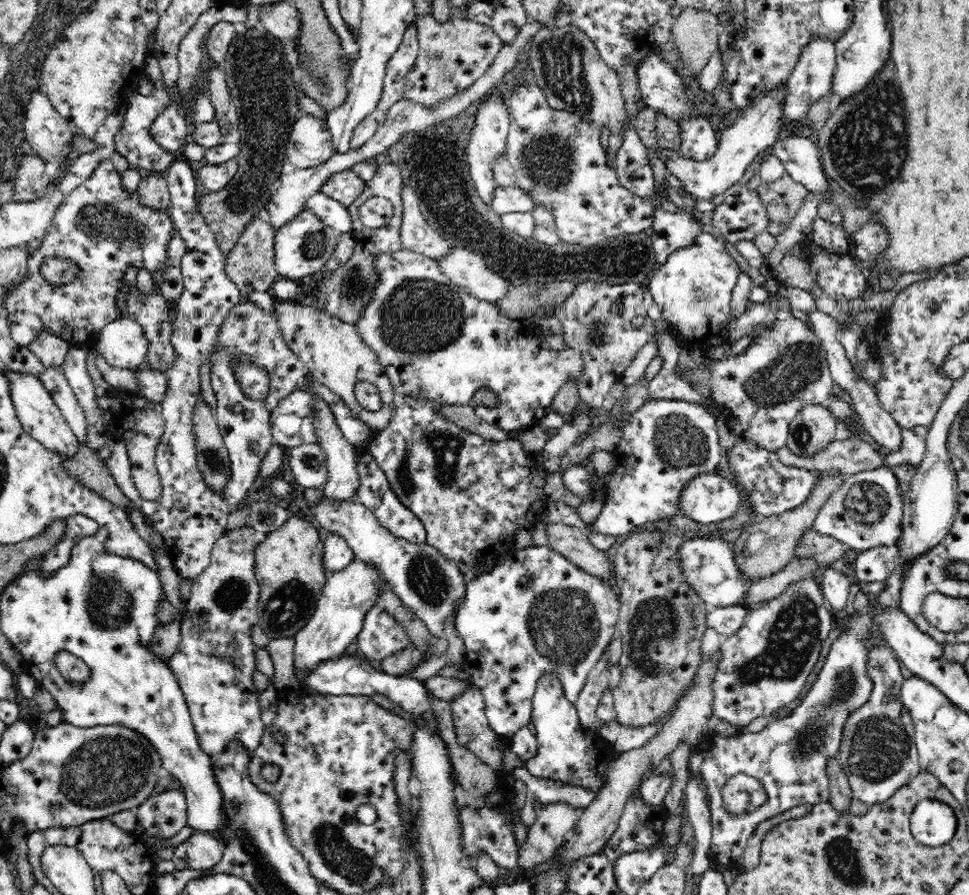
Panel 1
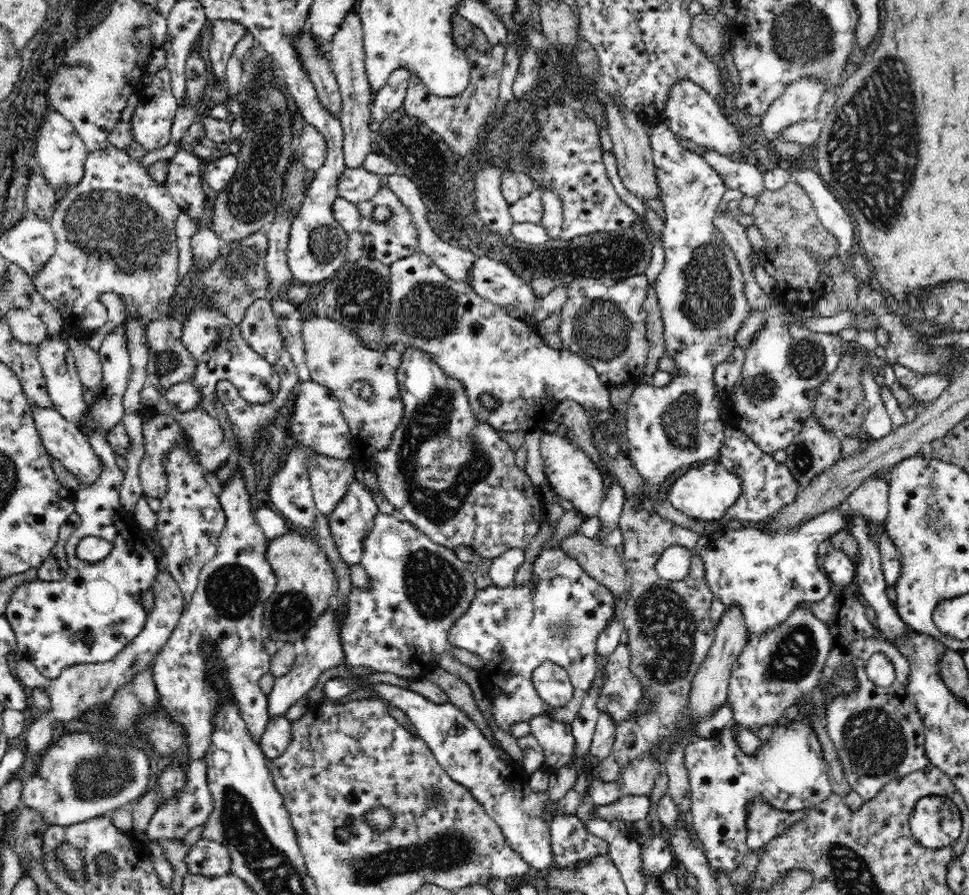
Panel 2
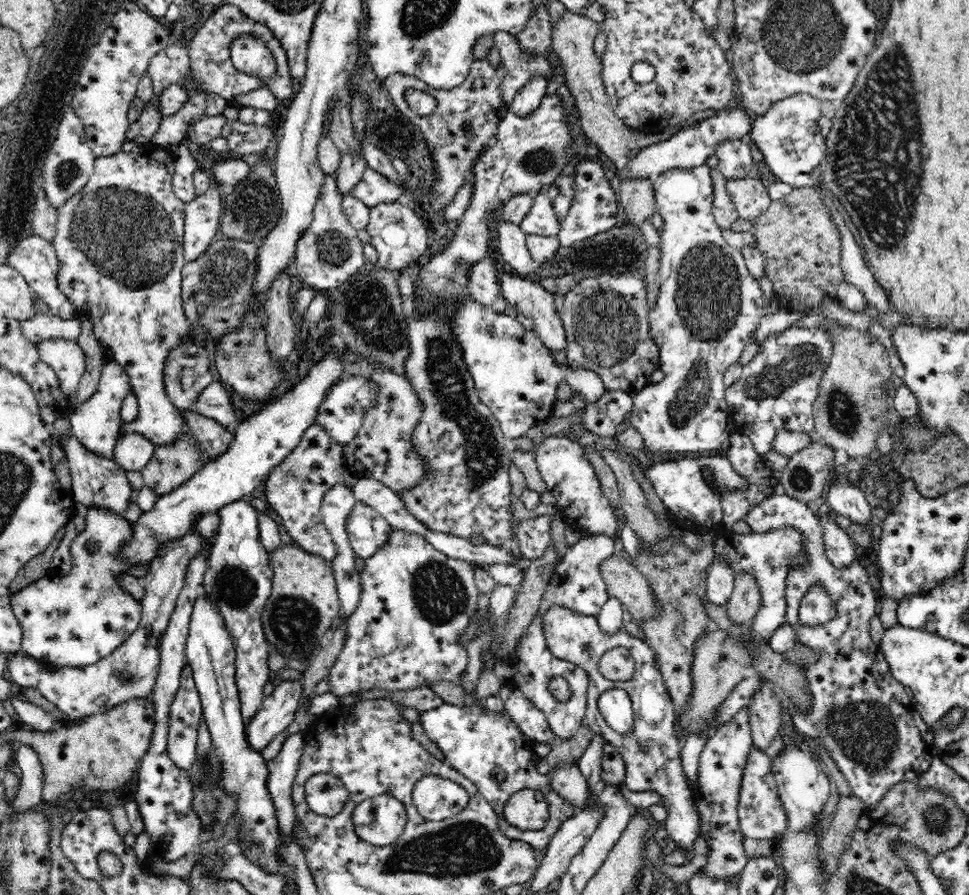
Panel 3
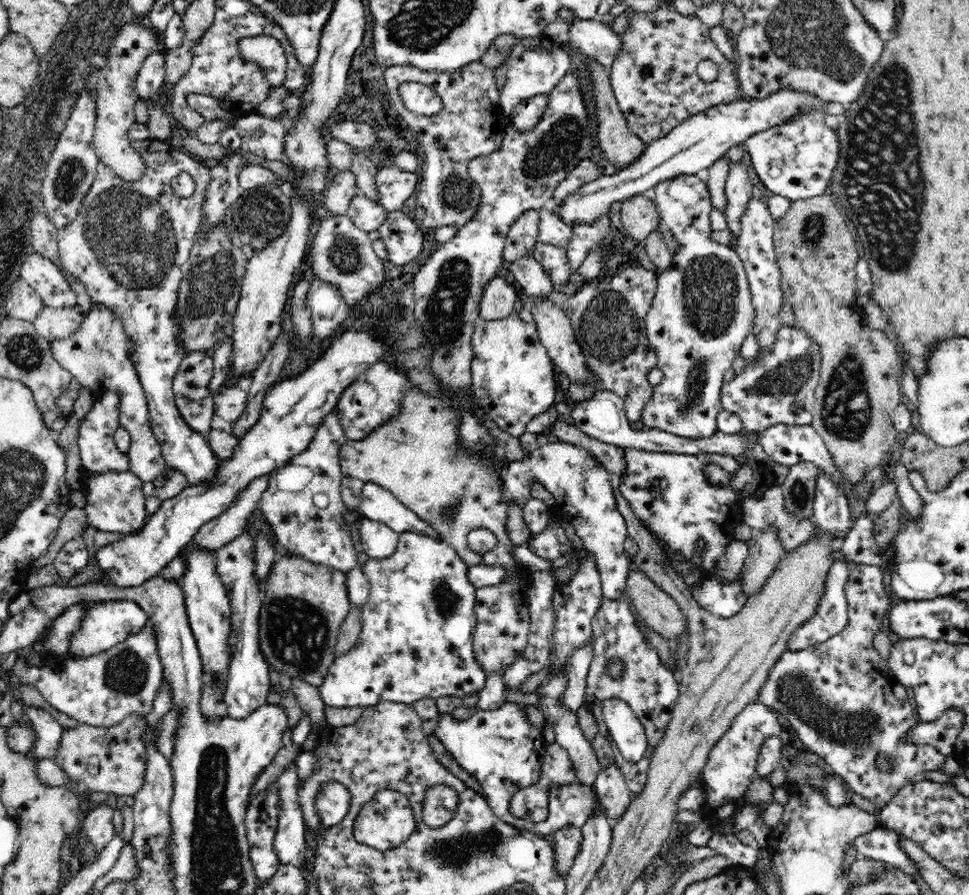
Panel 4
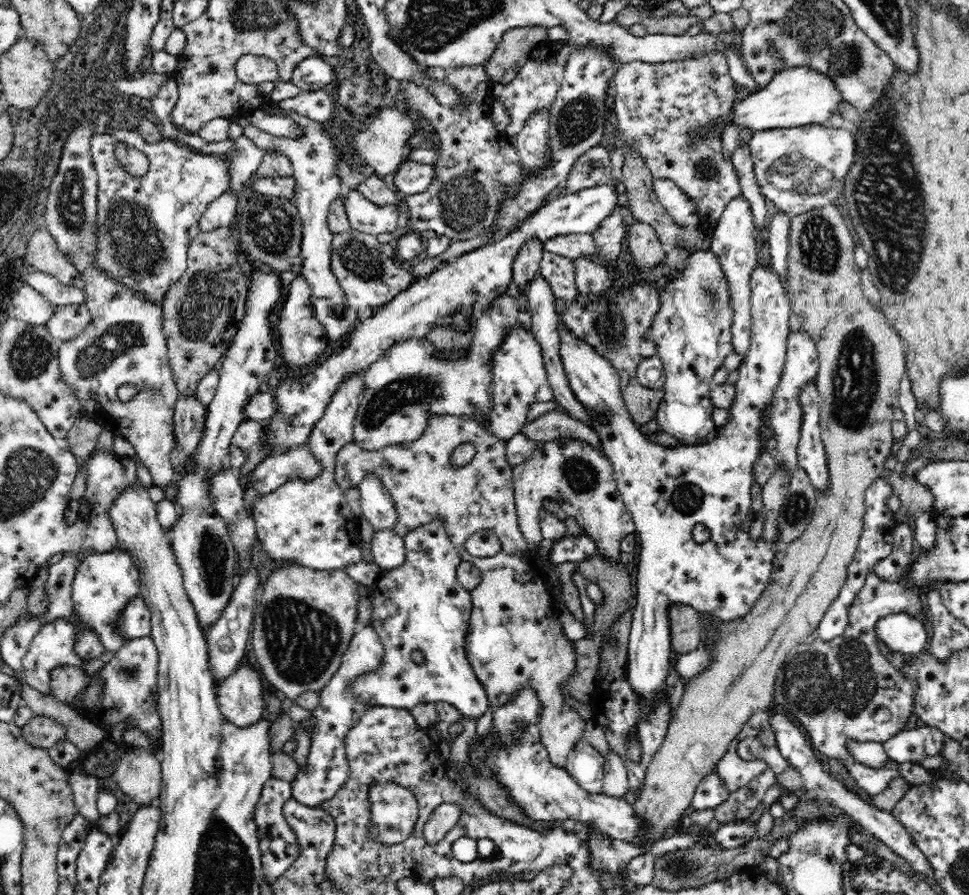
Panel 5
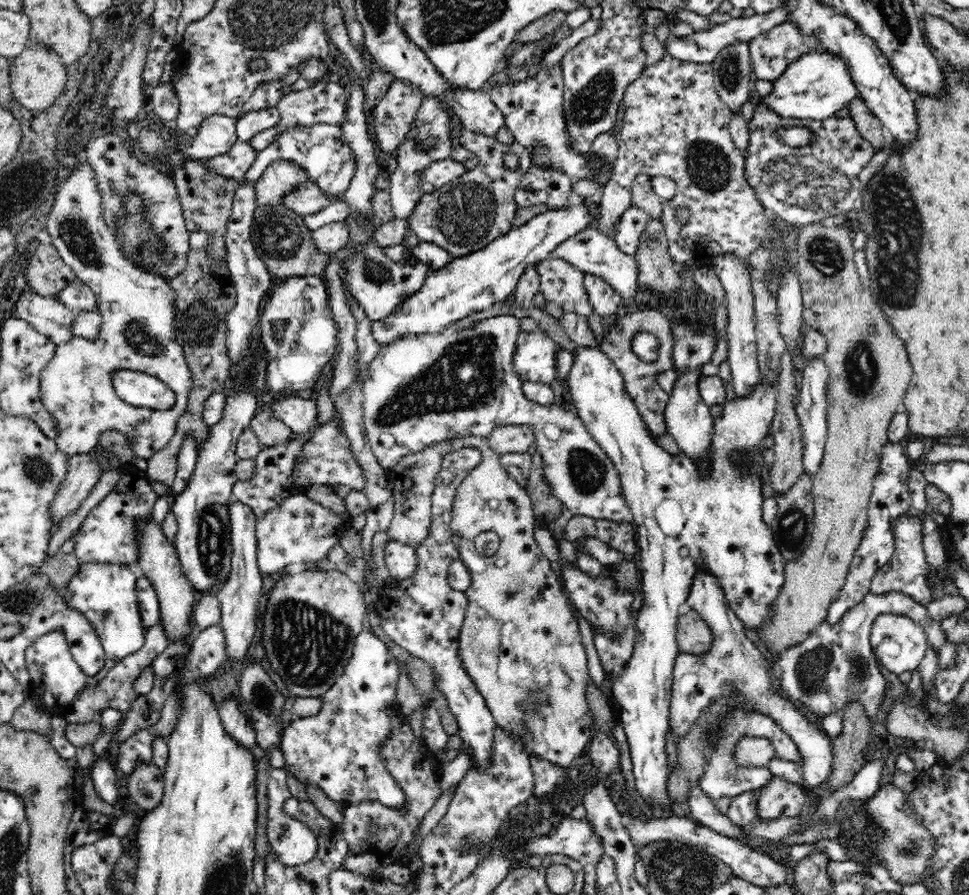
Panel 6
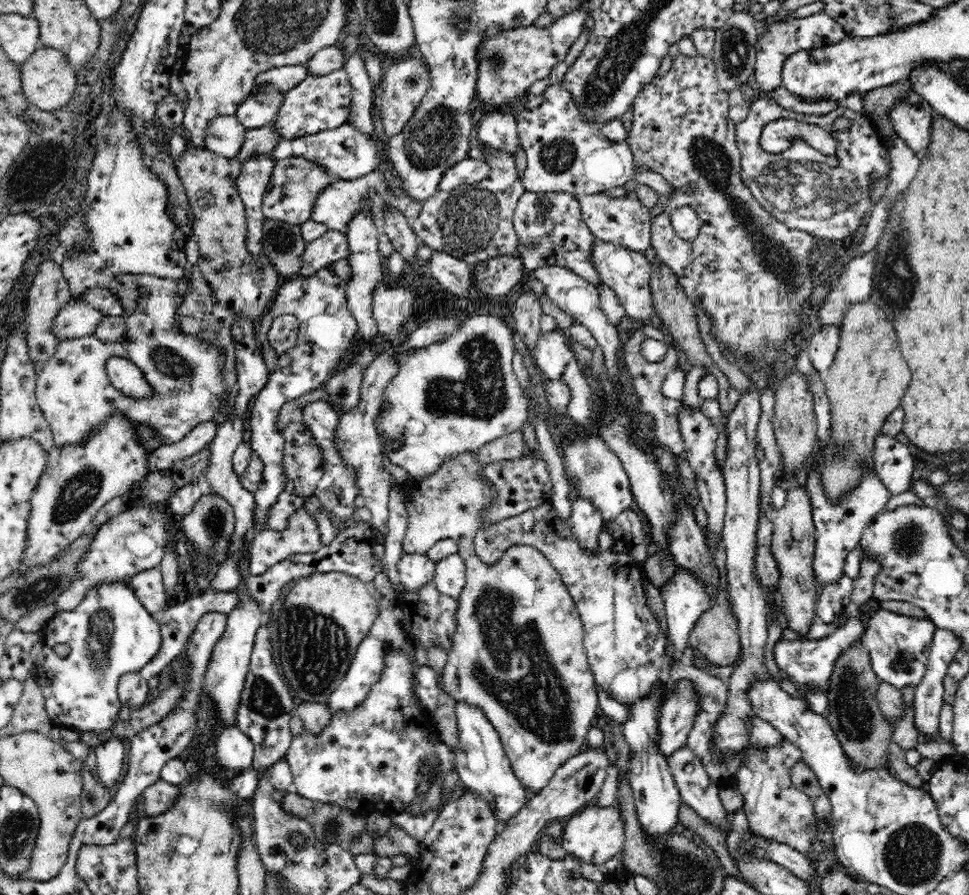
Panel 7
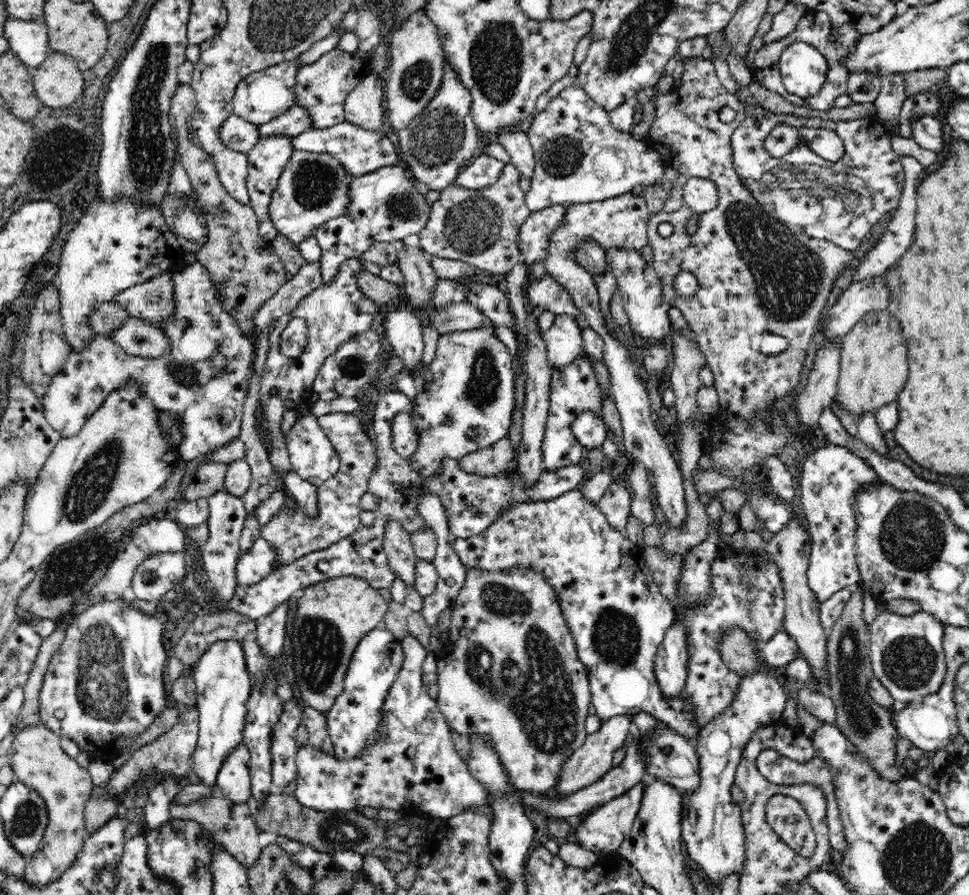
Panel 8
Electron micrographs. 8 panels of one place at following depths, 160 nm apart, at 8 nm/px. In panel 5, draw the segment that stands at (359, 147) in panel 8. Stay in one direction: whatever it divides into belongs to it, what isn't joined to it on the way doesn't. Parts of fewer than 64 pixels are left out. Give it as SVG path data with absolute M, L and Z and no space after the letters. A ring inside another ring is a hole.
M266 105L263 108L270 115L278 114L292 118L302 127L302 134L298 138L286 138L274 136L262 132L259 128L252 126L246 118L233 118L228 121L238 121L243 127L243 134L254 141L264 152L280 151L288 156L293 166L293 203L298 209L302 225L302 242L300 248L300 276L304 277L312 291L312 308L316 320L324 328L325 336L329 340L343 339L345 335L353 331L354 324L358 320L356 310L353 309L345 297L344 291L337 284L336 277L329 268L329 256L332 254L332 231L327 223L330 204L345 190L342 180L335 175L336 166L340 161L338 146L324 130L321 123L310 120L308 116L296 114L292 110L282 110L278 106ZM232 191L222 193L212 201L199 220L199 232L210 232L222 227L228 227L237 216L238 196Z

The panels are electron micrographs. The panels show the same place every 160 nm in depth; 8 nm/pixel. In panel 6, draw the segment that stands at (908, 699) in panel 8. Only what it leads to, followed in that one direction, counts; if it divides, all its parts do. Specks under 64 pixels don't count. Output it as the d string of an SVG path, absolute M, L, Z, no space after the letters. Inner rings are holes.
M880 614L871 626L870 642L880 664L890 672L899 675L902 672L914 672L924 658L928 641L924 627L906 616Z

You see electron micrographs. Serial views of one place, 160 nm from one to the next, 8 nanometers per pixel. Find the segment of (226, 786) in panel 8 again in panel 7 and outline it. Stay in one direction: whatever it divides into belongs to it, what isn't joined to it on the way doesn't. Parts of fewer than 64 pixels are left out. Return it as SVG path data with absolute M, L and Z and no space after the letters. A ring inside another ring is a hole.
M232 723L222 727L216 739L216 758L223 769L239 775L251 768L255 745L242 730Z

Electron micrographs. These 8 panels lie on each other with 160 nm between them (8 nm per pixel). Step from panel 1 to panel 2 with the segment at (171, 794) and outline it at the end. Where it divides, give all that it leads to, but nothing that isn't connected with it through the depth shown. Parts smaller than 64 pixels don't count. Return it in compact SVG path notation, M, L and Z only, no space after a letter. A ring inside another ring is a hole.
M200 758L193 761L188 766L186 773L186 784L182 786L180 794L176 794L170 800L164 800L158 810L152 815L149 826L145 833L151 841L160 841L162 839L168 840L182 840L190 830L197 826L201 826L208 821L210 813L212 812L214 801L212 793L208 788L208 779L206 779L206 764L205 759Z

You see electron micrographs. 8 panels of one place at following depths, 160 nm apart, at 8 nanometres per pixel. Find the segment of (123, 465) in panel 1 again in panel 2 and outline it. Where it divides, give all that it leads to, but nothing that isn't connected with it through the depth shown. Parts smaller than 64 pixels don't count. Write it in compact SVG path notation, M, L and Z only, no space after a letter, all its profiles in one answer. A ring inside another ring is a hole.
M142 496L138 500L136 508L134 508L133 520L141 533L145 530L153 538L153 542L157 546L157 560L164 562L164 564L160 563L157 565L158 576L154 586L152 586L154 605L152 606L152 610L147 614L147 625L144 626L144 630L140 632L139 636L130 642L114 660L107 663L66 666L60 673L60 676L54 680L47 680L42 677L40 671L30 661L26 661L20 657L12 661L15 677L21 681L21 684L32 689L43 688L51 700L48 713L43 714L42 718L33 722L23 731L22 744L25 745L29 760L34 758L34 756L38 756L40 752L44 752L52 744L54 738L52 738L50 722L57 720L68 722L76 718L81 711L84 711L94 703L104 703L106 699L112 698L112 694L130 684L133 681L132 678L136 678L146 668L150 668L150 662L155 660L159 651L162 650L162 647L166 644L168 638L170 638L172 631L177 628L179 618L184 610L184 599L180 587L173 580L170 571L168 571L164 545L160 544L160 537L157 536L156 532L155 514L145 501L145 497Z

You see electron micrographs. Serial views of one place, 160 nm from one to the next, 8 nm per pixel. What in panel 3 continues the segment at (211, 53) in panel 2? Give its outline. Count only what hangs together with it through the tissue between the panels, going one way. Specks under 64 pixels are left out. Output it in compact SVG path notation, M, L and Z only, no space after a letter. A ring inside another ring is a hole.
M232 5L216 9L212 16L197 30L188 47L191 64L191 72L189 74L190 84L194 84L196 86L195 90L199 90L200 92L222 96L222 98L226 99L229 106L235 106L232 102L234 102L236 96L252 92L260 88L264 83L268 85L274 96L280 100L288 99L294 94L293 78L289 76L288 72L288 61L285 60L284 49L278 44L276 37L272 36L272 32L269 32L268 28L265 28L264 25L256 21L250 21L240 10L234 8ZM241 34L256 35L256 37L266 43L266 46L274 54L277 69L276 74L270 80L260 80L255 76L240 72L233 65L231 61L231 44Z

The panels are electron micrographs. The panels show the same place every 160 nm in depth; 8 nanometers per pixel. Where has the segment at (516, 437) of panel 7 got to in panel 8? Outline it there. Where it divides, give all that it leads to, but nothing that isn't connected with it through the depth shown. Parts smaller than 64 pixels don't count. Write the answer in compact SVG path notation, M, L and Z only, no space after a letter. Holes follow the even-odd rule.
M508 436L491 444L488 448L467 454L458 460L460 468L468 474L480 477L494 477L514 465L516 461L516 444Z

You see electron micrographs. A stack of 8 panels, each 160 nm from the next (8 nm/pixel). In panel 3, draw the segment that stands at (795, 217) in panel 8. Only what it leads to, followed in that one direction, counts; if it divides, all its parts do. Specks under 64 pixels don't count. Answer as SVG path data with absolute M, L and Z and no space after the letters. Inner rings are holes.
M794 94L775 102L763 114L758 115L750 134L752 142L762 152L766 166L776 180L794 188L814 187L820 189L821 166L824 164L825 137L818 129L820 103L810 94Z

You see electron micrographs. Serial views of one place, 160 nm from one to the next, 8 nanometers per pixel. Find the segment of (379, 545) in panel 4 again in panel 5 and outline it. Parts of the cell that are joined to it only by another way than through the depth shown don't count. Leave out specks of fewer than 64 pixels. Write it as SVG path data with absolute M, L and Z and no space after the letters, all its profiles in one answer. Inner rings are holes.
M393 529L376 530L370 542L370 549L375 563L381 569L398 567L404 562L404 539Z

